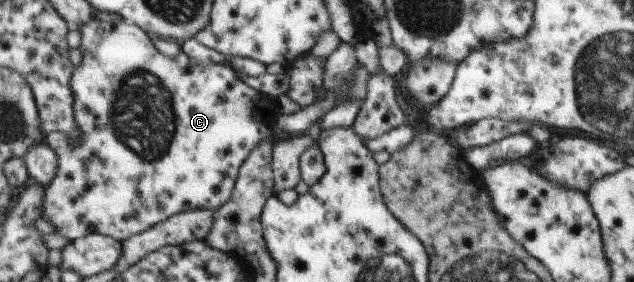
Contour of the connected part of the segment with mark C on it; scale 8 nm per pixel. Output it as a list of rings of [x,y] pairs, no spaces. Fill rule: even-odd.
[[[94,18],[78,30],[82,36],[80,52],[82,52],[83,59],[73,72],[71,87],[72,92],[75,92],[75,117],[82,129],[83,136],[72,139],[60,131],[52,131],[47,134],[48,145],[56,151],[59,160],[59,171],[56,178],[45,187],[42,218],[48,220],[56,232],[63,237],[75,241],[92,233],[102,233],[124,242],[131,236],[139,235],[174,215],[202,209],[212,211],[221,209],[232,198],[239,178],[240,167],[252,154],[254,148],[262,144],[263,140],[268,137],[274,141],[284,137],[284,132],[279,128],[277,116],[273,126],[268,124],[269,116],[267,115],[270,112],[268,95],[260,94],[260,91],[251,88],[246,82],[242,82],[239,73],[232,66],[226,66],[222,63],[198,64],[190,56],[186,57],[181,50],[179,56],[176,57],[164,55],[152,44],[152,35],[126,20],[112,24],[112,22]]]

